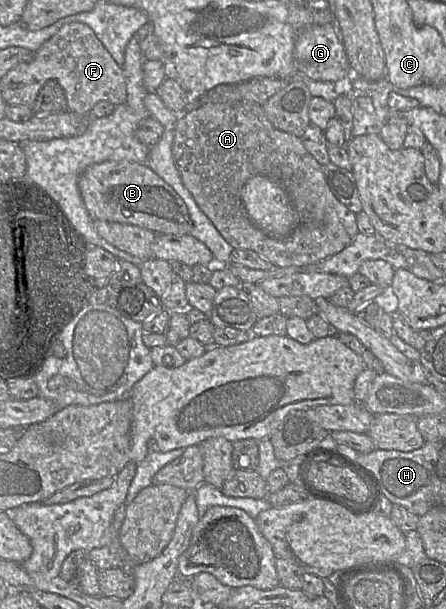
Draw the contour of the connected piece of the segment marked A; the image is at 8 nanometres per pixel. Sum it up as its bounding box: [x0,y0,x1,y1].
[172,102,359,267]

